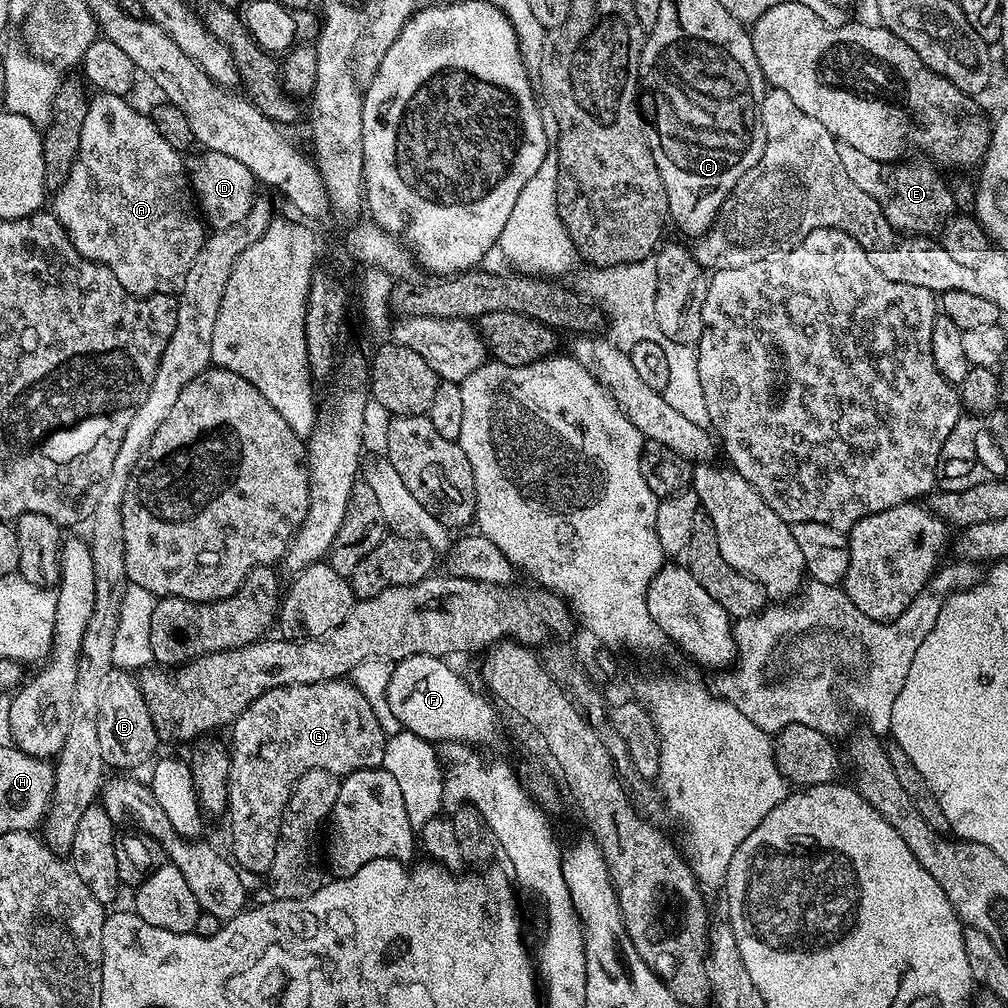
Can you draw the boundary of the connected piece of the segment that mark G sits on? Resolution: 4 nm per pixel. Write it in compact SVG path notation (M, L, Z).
M347 679L327 680L317 684L295 684L294 686L282 686L281 688L266 690L257 700L250 702L250 706L246 706L246 710L242 710L242 714L237 720L232 721L230 731L232 731L232 744L230 743L232 761L228 771L228 807L226 809L228 828L232 831L232 852L230 851L230 856L243 871L257 874L266 874L274 862L274 854L280 837L280 827L284 821L284 811L290 802L290 796L298 778L302 778L302 774L306 774L308 770L314 770L315 768L330 770L335 776L343 778L358 770L381 767L384 762L386 742L388 741L382 726L378 726L378 718L374 718L374 710L370 710L370 702L366 702L362 690L355 688Z

